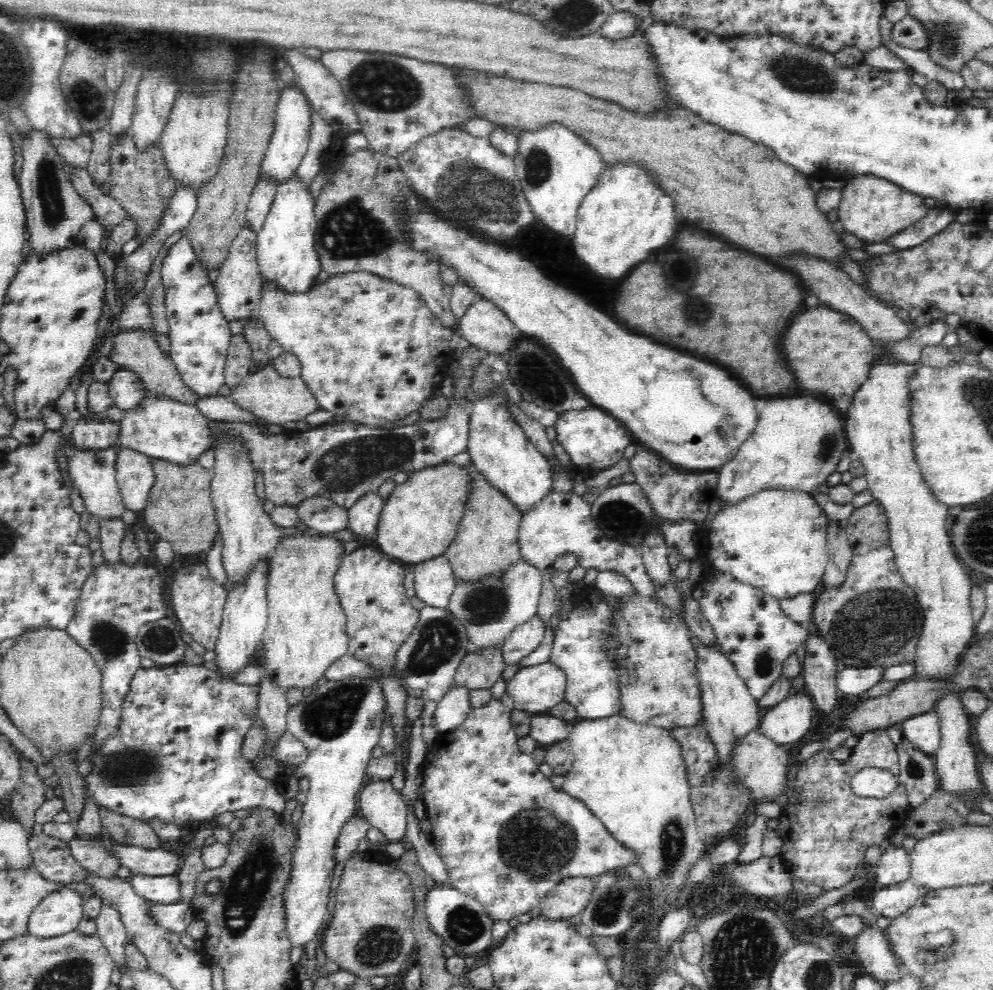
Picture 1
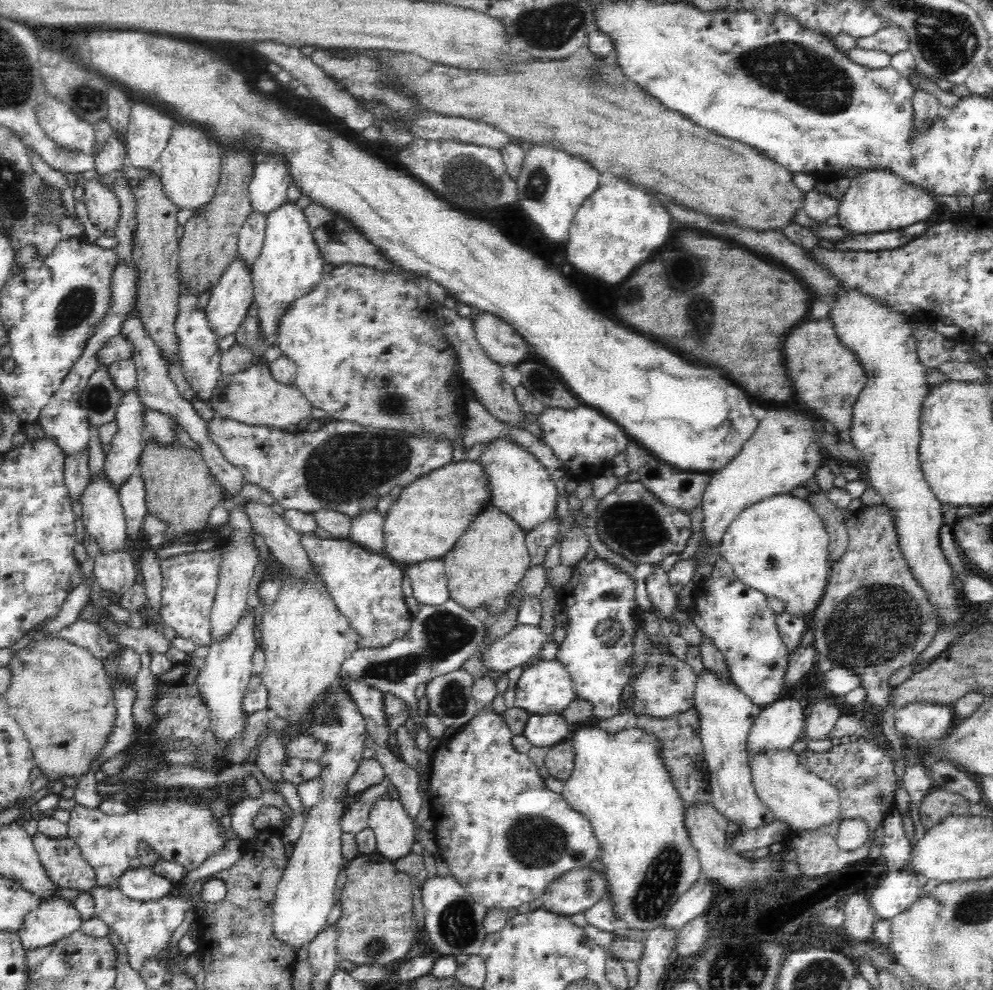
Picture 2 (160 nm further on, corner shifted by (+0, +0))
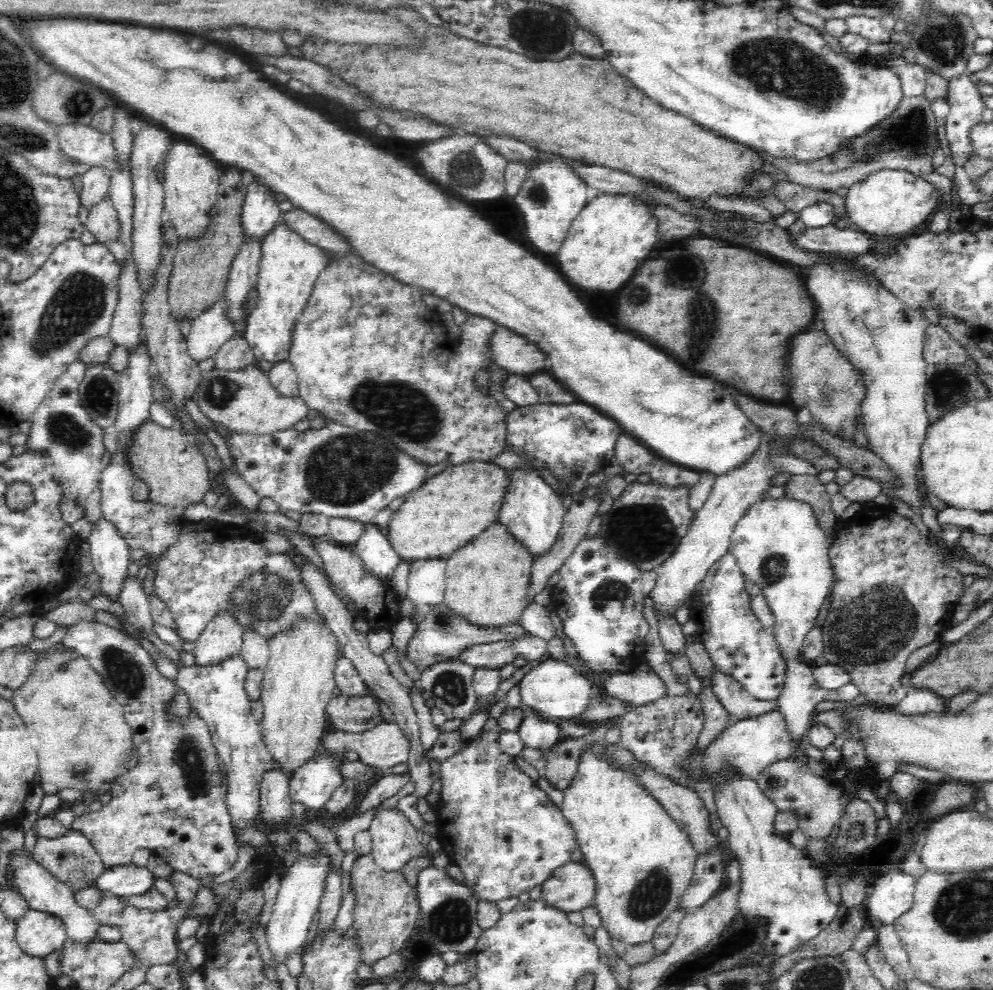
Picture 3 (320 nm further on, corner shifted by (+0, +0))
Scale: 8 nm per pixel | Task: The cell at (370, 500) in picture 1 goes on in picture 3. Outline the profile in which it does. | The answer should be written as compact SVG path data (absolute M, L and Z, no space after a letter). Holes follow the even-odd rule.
M375 522L363 526L353 549L362 557L366 569L376 573L382 581L390 582L401 562L386 533Z

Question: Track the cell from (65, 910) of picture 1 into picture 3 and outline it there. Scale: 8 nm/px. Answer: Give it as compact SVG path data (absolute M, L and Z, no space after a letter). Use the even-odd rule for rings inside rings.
M29 908L16 924L18 946L31 956L45 958L67 939L64 921L49 912Z

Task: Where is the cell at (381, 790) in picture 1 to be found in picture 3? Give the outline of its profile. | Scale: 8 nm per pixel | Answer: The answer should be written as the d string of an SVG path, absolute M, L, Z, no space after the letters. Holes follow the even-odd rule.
M398 807L380 808L370 824L371 855L380 868L399 871L410 859L426 854L420 832Z

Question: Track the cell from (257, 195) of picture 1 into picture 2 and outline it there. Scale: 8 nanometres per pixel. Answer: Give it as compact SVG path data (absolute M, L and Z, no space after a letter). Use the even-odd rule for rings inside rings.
M252 210L249 216L246 216L244 224L239 235L239 246L237 252L254 266L254 260L257 260L258 253L262 250L265 240L265 229L267 226L267 214Z

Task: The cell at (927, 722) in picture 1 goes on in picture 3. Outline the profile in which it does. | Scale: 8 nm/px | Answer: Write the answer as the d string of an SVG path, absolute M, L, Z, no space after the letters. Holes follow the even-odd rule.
M908 690L907 696L894 710L900 716L914 717L944 714L946 706L946 700L931 691Z

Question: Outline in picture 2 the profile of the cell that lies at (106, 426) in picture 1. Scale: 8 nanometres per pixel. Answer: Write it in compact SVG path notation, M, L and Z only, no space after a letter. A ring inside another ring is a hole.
M88 447L66 455L63 475L70 498L79 500L82 489L90 482Z

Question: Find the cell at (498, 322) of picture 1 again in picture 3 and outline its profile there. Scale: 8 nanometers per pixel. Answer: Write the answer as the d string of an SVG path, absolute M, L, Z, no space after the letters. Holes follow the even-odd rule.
M496 324L486 345L492 360L507 374L525 376L538 371L550 374L544 353L508 327Z

